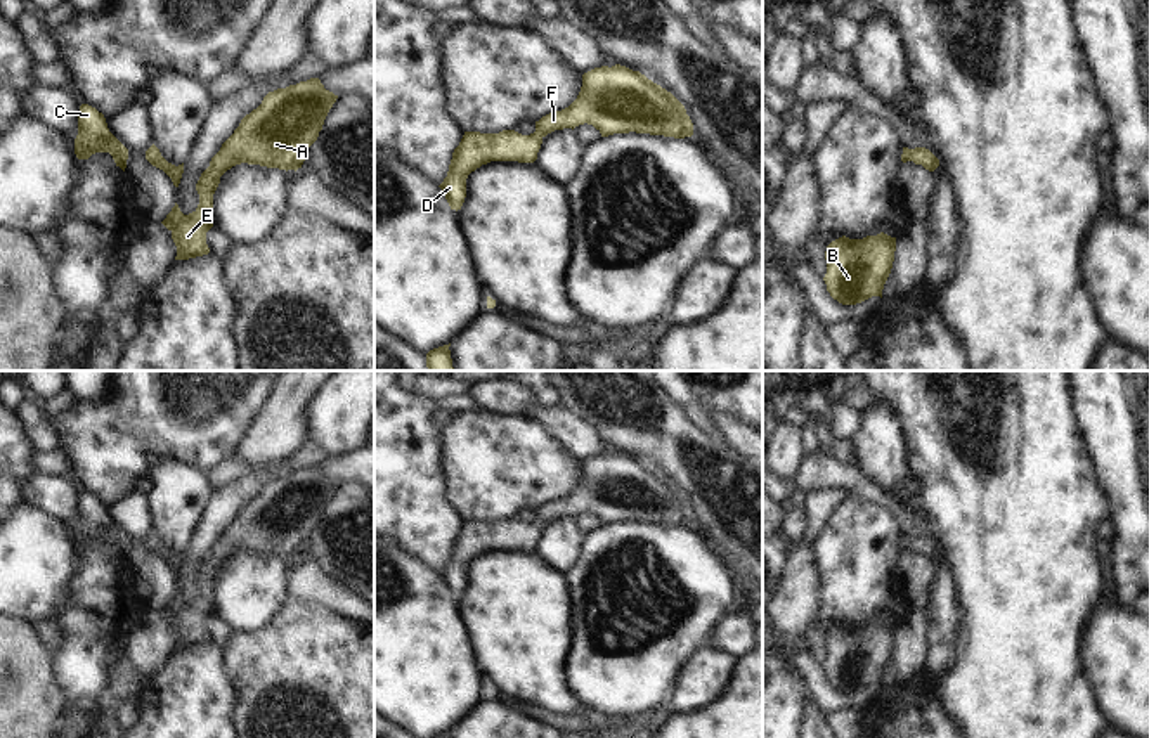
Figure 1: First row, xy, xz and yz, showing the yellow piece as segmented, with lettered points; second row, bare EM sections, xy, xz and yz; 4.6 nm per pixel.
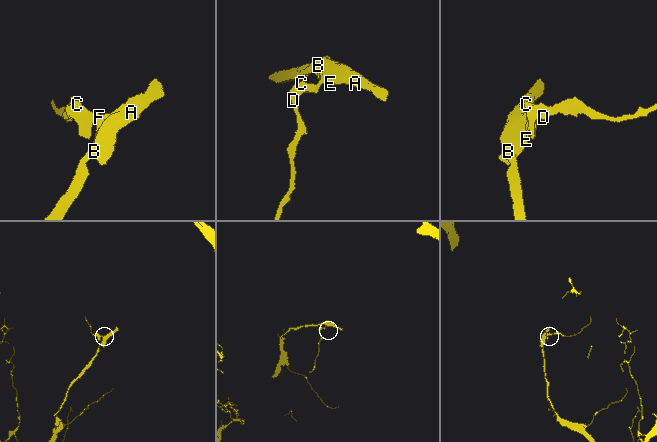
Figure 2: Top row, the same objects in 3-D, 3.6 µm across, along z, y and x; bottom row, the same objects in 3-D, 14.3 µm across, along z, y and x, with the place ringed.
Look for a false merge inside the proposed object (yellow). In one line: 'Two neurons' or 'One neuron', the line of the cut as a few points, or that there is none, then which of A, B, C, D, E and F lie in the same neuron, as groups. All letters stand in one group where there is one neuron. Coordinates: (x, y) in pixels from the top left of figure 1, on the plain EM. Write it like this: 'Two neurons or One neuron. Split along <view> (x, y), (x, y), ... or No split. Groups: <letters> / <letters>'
One neuron. No split. Groups: A B C D E F

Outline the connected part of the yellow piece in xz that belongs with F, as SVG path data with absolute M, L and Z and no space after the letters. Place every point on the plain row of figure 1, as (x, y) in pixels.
M615 452L612 456L601 454L582 463L582 475L577 487L565 497L549 501L536 509L536 520L522 523L515 518L503 518L499 521L464 520L459 534L452 541L447 565L438 573L451 594L461 598L466 586L466 566L471 560L490 549L518 549L534 551L541 537L542 527L563 516L575 516L579 513L593 513L601 525L613 521L650 521L674 527L693 523L693 511L686 502L685 494L665 476L648 468L639 459Z

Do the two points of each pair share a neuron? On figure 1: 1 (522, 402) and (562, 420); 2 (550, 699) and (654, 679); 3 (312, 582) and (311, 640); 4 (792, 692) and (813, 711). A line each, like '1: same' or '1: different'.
1: different
2: different
3: different
4: different

